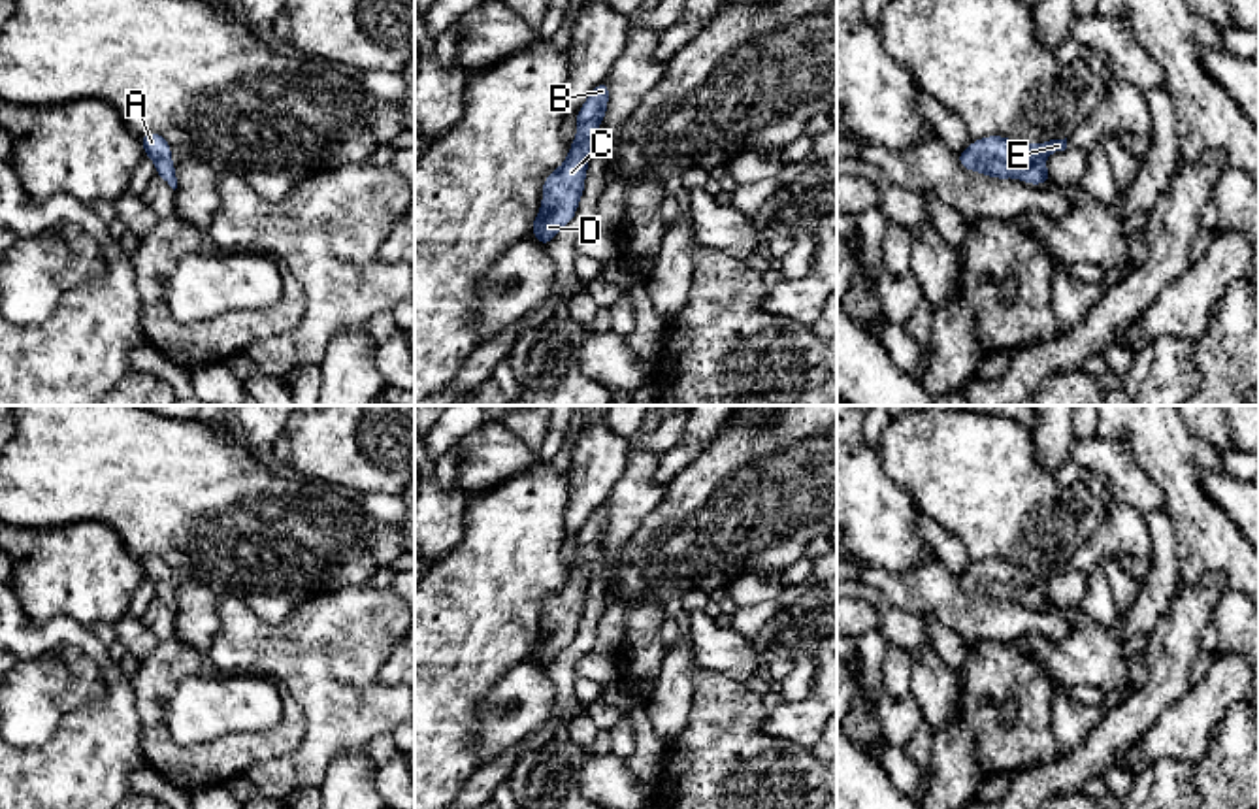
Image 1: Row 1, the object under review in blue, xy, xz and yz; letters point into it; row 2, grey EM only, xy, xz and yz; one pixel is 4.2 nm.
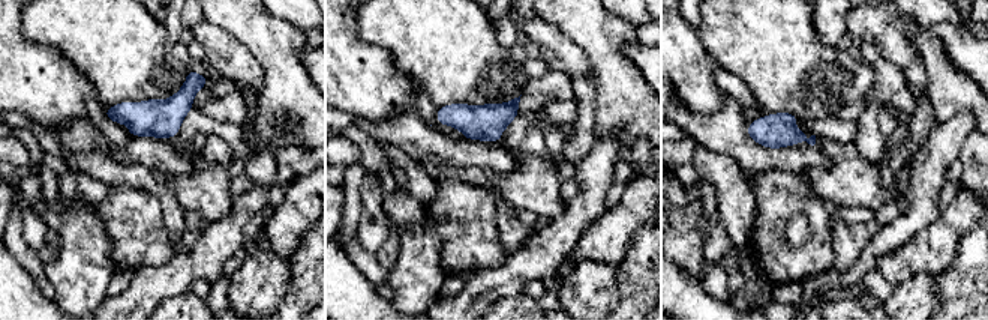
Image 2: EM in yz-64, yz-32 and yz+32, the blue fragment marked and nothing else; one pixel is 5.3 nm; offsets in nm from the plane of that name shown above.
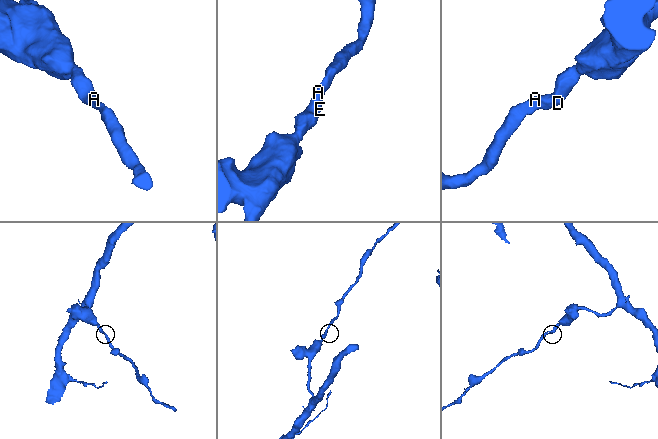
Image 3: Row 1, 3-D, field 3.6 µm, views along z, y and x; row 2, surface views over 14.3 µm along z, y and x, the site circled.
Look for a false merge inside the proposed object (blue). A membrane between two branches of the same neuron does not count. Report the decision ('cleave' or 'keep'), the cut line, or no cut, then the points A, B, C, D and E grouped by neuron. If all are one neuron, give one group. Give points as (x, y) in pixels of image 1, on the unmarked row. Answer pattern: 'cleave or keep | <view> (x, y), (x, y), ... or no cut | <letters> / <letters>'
keep | no cut | A B C D E

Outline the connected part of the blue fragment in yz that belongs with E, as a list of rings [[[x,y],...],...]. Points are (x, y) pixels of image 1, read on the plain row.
[[[988,558],[982,562],[973,562],[969,571],[957,575],[957,583],[965,592],[989,600],[1006,602],[1014,598],[1023,605],[1044,607],[1050,603],[1044,581],[1050,575],[1065,571],[1067,560],[1022,568],[1003,558]]]

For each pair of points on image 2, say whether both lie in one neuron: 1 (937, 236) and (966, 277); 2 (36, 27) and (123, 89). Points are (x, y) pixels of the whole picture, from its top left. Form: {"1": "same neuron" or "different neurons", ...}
{"1": "different neurons", "2": "same neuron"}

